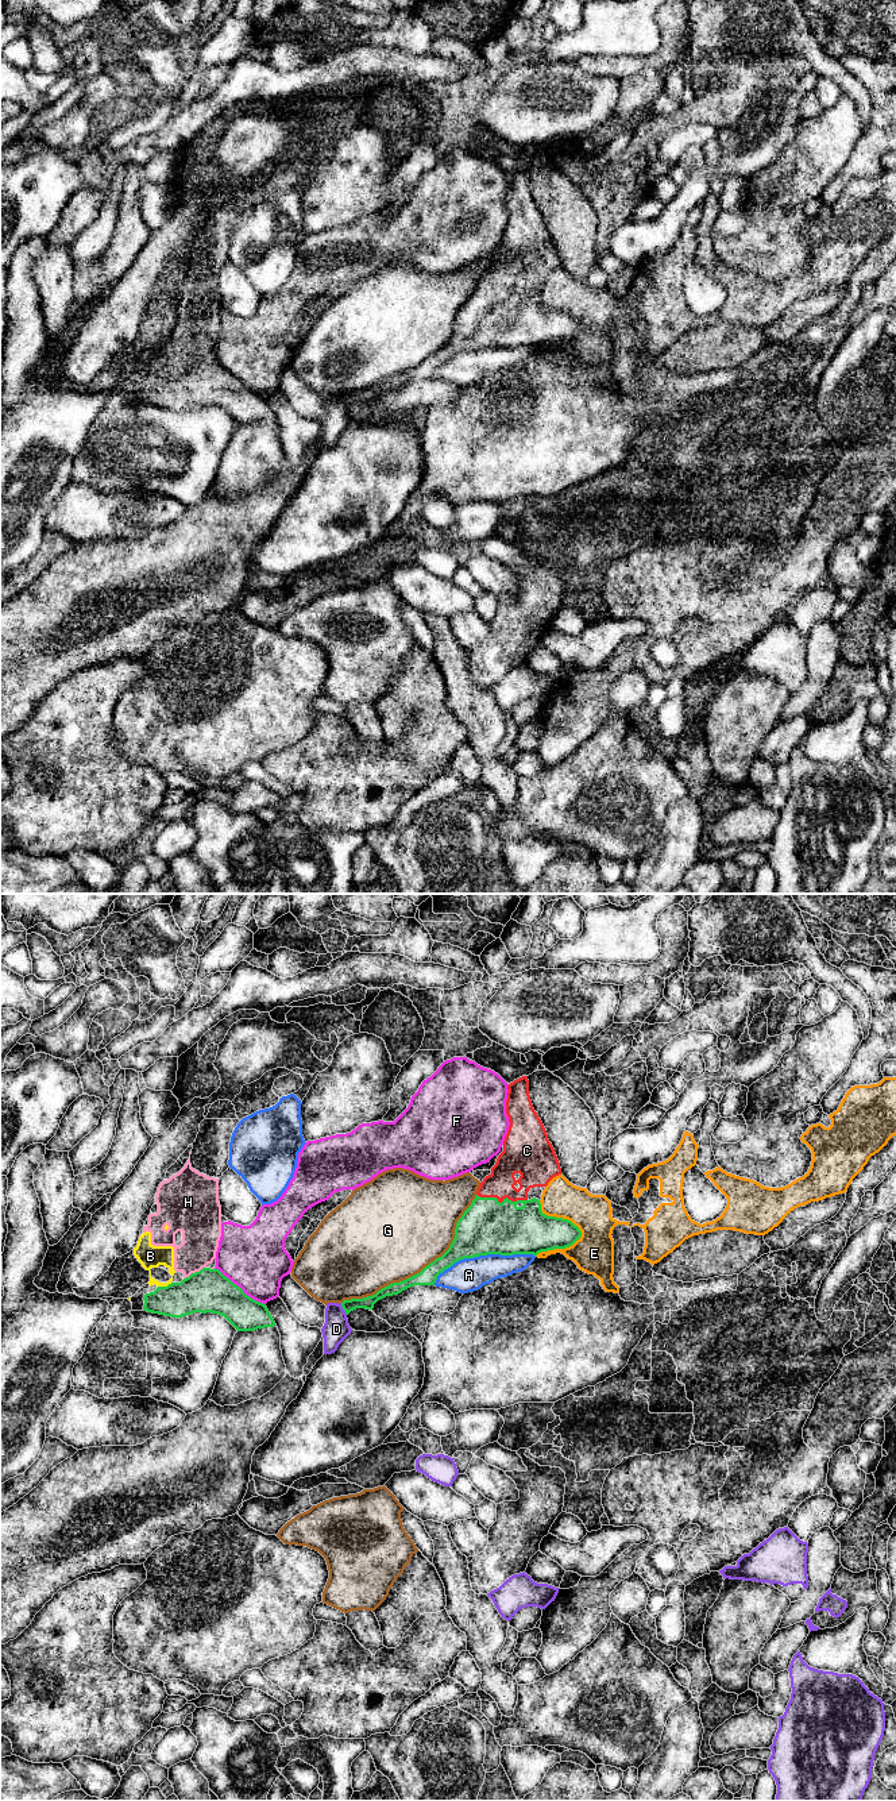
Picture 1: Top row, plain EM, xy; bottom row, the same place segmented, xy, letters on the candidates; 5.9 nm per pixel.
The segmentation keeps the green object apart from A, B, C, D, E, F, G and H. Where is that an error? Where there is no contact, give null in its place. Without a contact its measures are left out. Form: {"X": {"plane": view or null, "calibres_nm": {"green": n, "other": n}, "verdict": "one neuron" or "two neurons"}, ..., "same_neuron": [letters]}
{"A": {"plane": "xy", "calibres_nm": {"green": 320, "other": 200}, "verdict": "two neurons"}, "B": {"plane": "xy", "calibres_nm": {"green": 260, "other": 140}, "verdict": "two neurons"}, "C": {"plane": "xy", "calibres_nm": {"green": 320, "other": 170}, "verdict": "one neuron"}, "D": {"plane": "xy", "calibres_nm": {"green": 70, "other": 160}, "verdict": "two neurons"}, "E": {"plane": "xy", "calibres_nm": {"green": 280, "other": 220}, "verdict": "two neurons"}, "F": {"plane": "xy", "calibres_nm": {"green": 260, "other": 380}, "verdict": "two neurons"}, "G": {"plane": "xy", "calibres_nm": {"green": 120, "other": 500}, "verdict": "two neurons"}, "H": {"plane": "xy", "calibres_nm": {"green": 260, "other": 240}, "verdict": "two neurons"}, "same_neuron": ["C"]}

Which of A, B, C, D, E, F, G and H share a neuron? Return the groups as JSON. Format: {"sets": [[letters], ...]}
{"sets": [["A"], ["B", "H"], ["C"], ["D"], ["E"], ["F"], ["G"]]}

